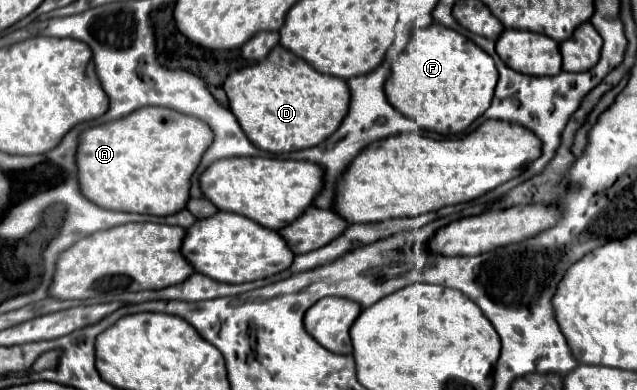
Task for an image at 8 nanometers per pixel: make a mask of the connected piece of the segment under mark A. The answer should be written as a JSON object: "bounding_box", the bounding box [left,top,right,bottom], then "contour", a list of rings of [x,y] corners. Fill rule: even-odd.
{"bounding_box":[77,107,213,217],"contour":[[[143,107],[119,121],[89,127],[77,151],[81,193],[103,209],[159,217],[179,213],[189,201],[191,177],[209,143],[213,131],[201,119],[167,107]]]}

